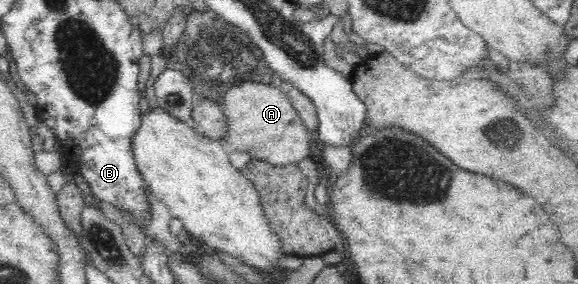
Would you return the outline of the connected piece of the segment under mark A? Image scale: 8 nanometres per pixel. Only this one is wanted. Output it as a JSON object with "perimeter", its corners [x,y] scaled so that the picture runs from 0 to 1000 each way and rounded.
{"perimeter":[[[410,292],[388,335],[384,391],[396,423],[389,496],[410,532],[429,539],[436,560],[491,585],[514,577],[538,546],[538,465],[503,366],[503,345],[486,320],[486,299]]]}

